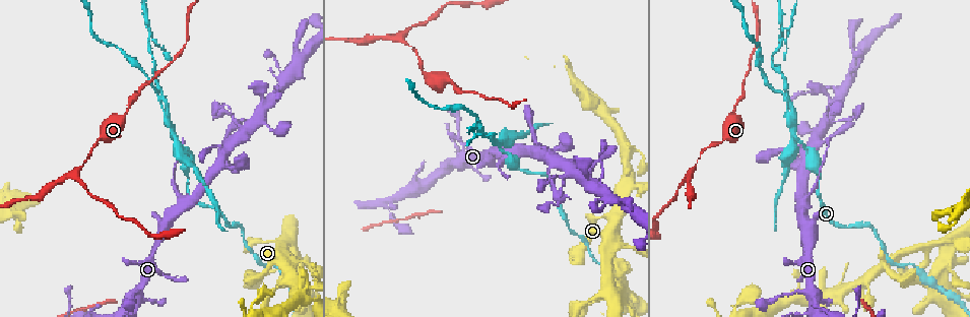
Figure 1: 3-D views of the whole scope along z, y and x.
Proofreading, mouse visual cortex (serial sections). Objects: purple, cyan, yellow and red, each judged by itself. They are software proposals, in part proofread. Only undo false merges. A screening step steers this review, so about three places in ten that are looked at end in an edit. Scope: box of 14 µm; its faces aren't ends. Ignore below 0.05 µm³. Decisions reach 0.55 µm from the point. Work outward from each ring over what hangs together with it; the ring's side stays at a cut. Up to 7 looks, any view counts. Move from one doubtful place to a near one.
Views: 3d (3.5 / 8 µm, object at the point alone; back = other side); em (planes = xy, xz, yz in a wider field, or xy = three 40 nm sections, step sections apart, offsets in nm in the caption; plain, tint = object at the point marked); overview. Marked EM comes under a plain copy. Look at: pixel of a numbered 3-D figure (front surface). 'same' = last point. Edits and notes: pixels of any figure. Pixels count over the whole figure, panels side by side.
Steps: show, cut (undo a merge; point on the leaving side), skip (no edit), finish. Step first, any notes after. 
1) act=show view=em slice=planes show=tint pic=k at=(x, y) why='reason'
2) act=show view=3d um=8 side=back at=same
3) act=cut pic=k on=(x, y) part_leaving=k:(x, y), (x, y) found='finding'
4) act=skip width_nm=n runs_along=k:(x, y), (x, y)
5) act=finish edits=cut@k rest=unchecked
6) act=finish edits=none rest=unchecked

act=show view=3d um=8 pic=1 at=(845, 225) why='thin neck'

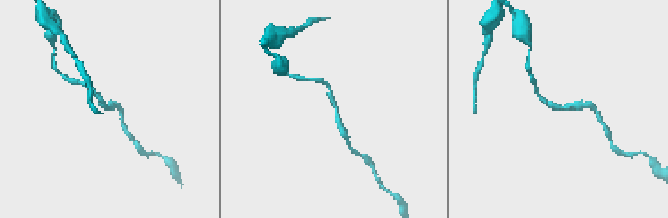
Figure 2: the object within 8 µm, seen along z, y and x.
act=show view=em slice=xy step=5 show=tint pic=2 at=(334, 104) arm_widths_nm=150,200 why='shape alone is not enough'

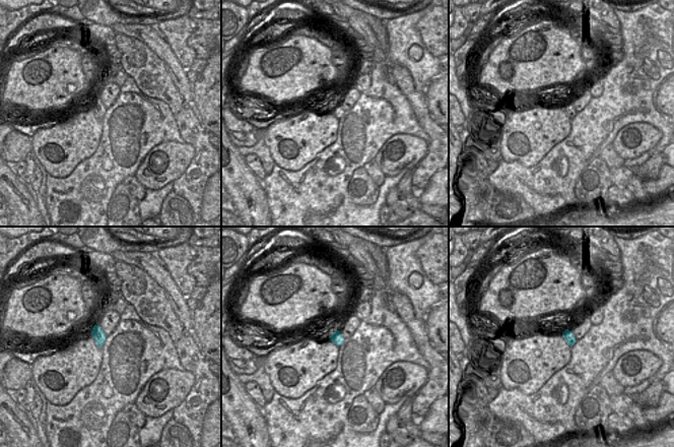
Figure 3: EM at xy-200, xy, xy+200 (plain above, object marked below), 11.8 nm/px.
act=skip runs_along=2:(326, 83), (345, 133) found='all the same cell'

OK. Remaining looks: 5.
act=show view=3d um=3.5 side=back pic=1 at=(575, 83) why='calibre changes'

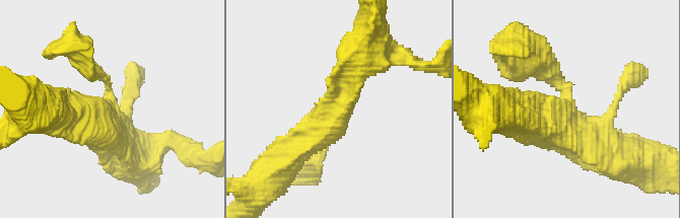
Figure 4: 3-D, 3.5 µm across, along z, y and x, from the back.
act=show view=em slice=planes show=tint pic=4 at=(107, 91) arms=3 arm_widths_nm=250,300,500

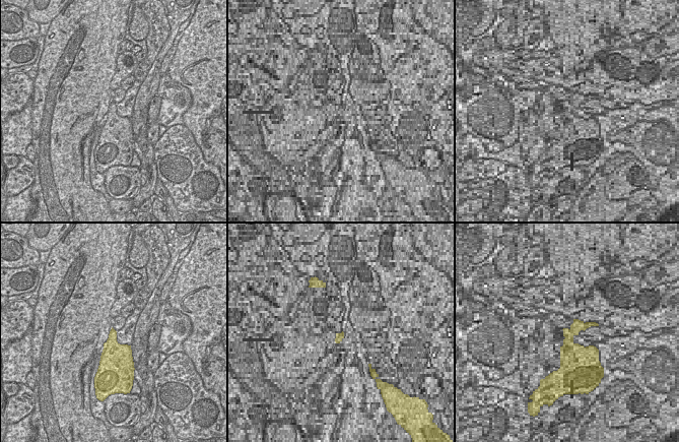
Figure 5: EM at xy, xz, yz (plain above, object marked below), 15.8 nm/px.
act=show view=em slice=xy step=1 show=tint at=same why='cut it another way'

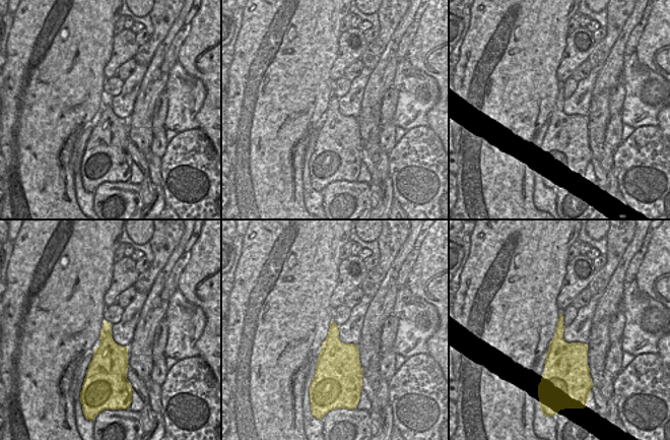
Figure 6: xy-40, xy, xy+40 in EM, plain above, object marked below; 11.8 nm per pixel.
act=skip runs_along=4:(532, 123), (555, 120), (565, 91), (524, 48) found='all the same cell'

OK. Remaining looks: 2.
act=show view=3d um=3.5 side=back pic=1 at=(181, 195) why='arms part here'

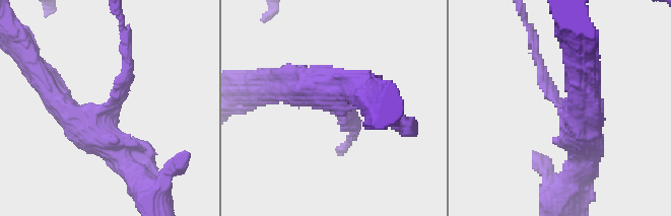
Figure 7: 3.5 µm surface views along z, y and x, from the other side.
act=show view=em slice=xy step=1 show=tint pic=7 at=(327, 100) arms=3 arm_widths_nm=150,350,400

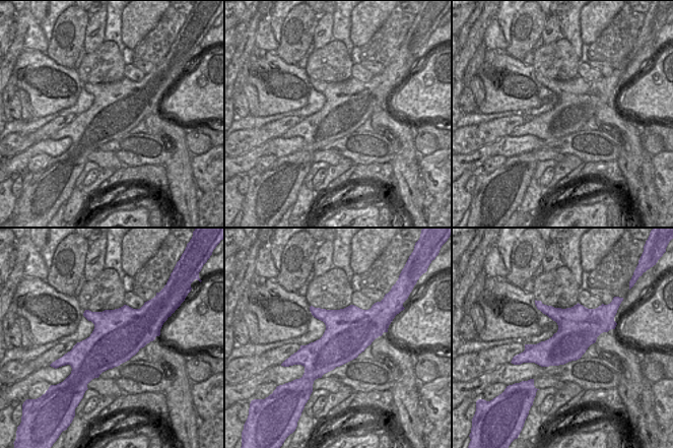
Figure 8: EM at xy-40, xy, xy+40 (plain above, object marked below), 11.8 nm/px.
act=cut pic=7 on=(123, 75) width_nm=550 part_leaving=7:(116, 101), (128, 67), (119, 20) found='a second cell is stuck on'

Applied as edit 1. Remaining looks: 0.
act=finish edits=cut@7 rest=unchecked

